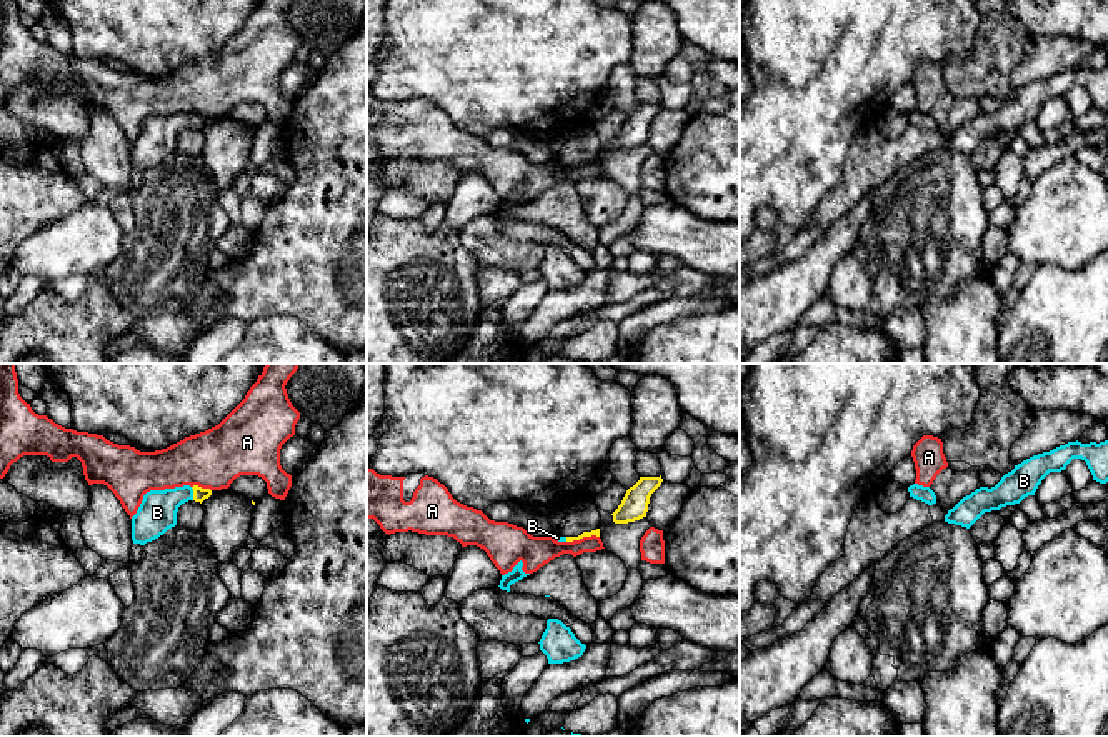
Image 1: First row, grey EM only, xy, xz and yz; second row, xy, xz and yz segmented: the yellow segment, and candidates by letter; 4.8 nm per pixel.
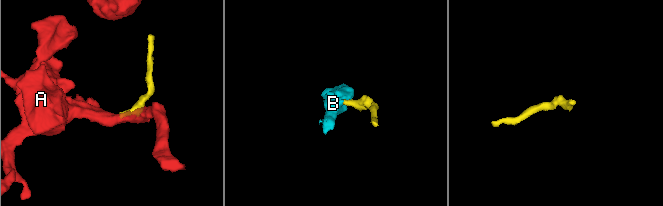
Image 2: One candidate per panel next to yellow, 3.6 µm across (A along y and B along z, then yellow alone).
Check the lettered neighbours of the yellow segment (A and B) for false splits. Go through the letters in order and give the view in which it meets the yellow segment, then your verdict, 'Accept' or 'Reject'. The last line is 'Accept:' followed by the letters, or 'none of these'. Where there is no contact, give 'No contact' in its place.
A: Touches yellow in xz. Reject
B: Touches yellow in xy. Accept
Accept: B

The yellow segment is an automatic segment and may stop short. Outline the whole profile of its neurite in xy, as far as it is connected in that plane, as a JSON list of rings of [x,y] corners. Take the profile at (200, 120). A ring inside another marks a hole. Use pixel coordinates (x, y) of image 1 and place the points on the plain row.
[[[183,112],[165,117],[150,117],[132,143],[132,167],[145,172],[163,162],[168,155],[177,152],[178,133],[188,127],[203,128],[212,122],[210,115],[198,112]]]

